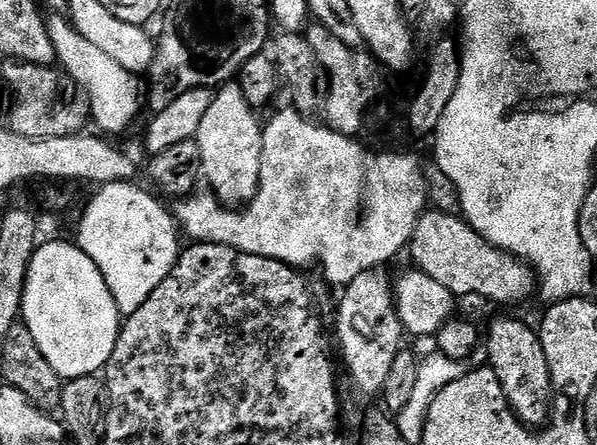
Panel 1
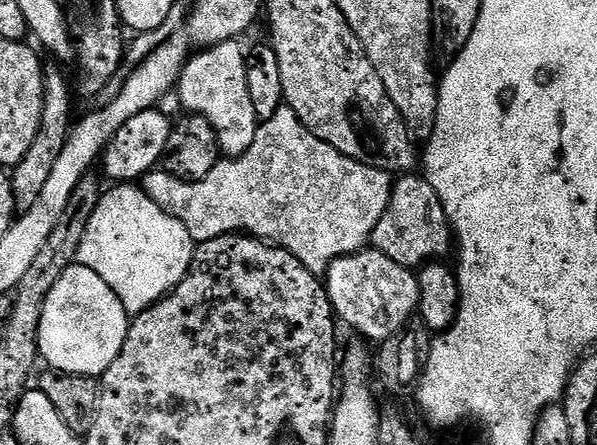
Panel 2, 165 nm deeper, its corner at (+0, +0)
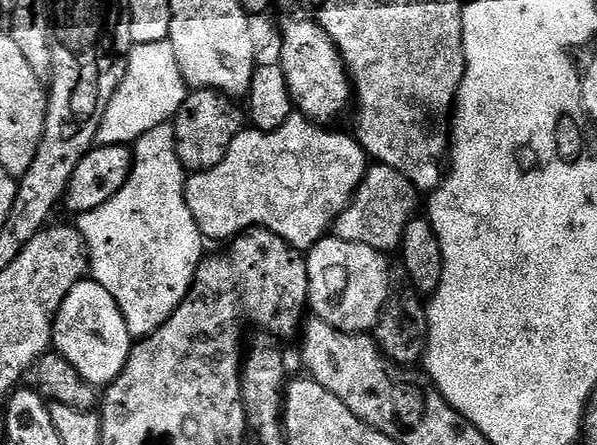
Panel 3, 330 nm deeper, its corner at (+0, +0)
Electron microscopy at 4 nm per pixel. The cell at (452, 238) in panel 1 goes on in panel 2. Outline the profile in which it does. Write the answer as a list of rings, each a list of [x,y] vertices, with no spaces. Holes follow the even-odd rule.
[[[404,174],[393,183],[392,197],[386,206],[386,214],[374,226],[370,241],[377,252],[386,254],[398,266],[419,269],[421,266],[439,261],[454,248],[452,226],[446,218],[446,210],[440,205],[434,186],[420,174]]]

